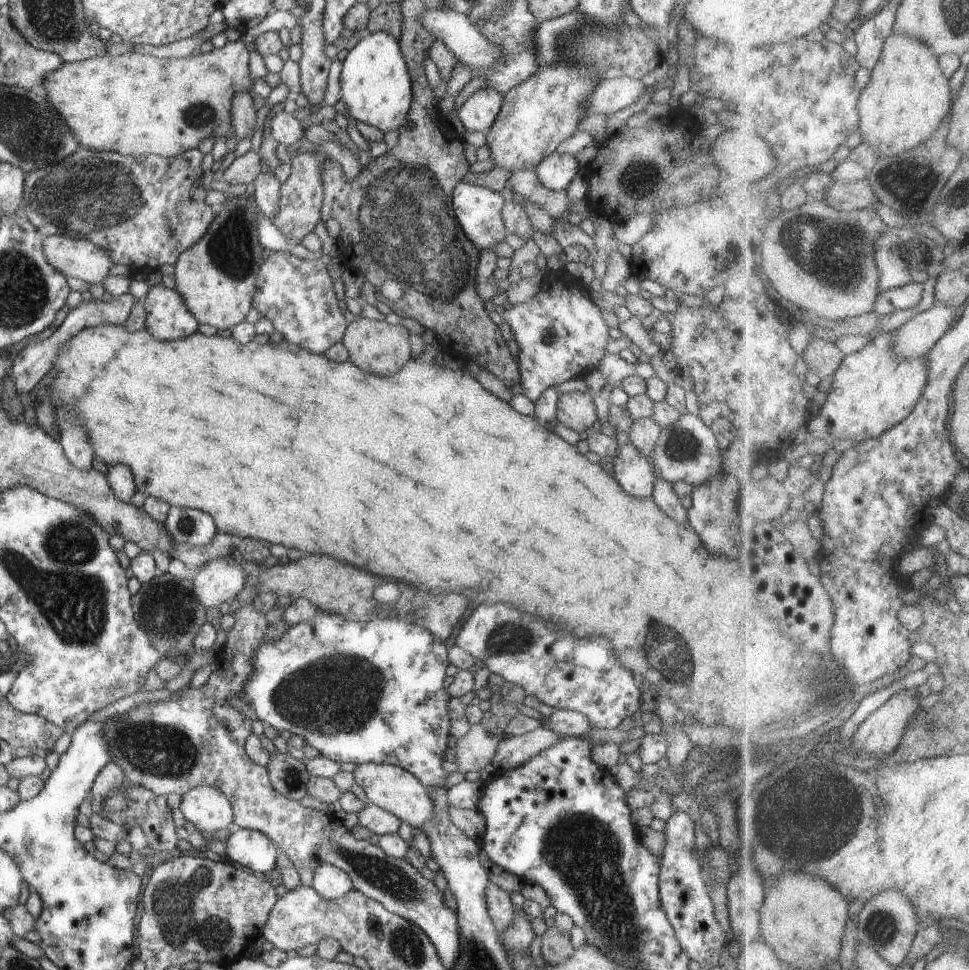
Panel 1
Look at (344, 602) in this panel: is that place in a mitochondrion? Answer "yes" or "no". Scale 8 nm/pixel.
no

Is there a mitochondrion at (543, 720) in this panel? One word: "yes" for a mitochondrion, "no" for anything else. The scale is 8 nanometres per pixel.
no

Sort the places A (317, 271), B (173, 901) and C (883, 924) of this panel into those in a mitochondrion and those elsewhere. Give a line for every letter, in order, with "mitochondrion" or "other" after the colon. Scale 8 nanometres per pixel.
A: other
B: mitochondrion
C: mitochondrion

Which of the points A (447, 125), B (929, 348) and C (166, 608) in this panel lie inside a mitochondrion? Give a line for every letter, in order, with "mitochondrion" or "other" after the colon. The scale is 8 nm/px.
A: other
B: other
C: mitochondrion

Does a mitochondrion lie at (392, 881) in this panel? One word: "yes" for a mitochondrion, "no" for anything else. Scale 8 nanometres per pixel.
yes

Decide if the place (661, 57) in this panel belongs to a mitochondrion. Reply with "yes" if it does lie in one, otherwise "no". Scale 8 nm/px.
no

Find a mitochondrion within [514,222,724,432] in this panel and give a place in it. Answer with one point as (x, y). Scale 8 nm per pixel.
(551, 336)

